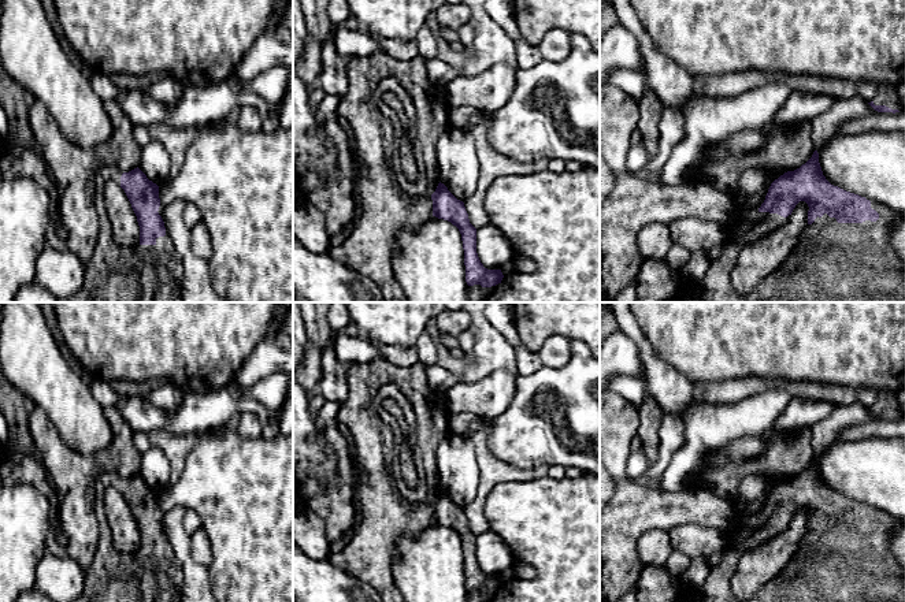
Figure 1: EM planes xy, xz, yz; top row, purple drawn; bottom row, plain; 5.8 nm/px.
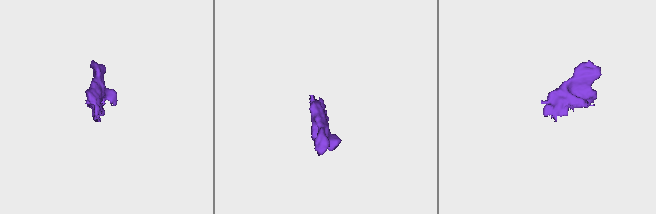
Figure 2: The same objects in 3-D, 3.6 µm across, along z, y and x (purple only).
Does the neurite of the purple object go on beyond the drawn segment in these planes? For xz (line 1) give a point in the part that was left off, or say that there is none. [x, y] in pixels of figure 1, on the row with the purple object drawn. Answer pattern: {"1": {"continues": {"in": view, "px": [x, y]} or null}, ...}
{"1": {"continues": null}}

